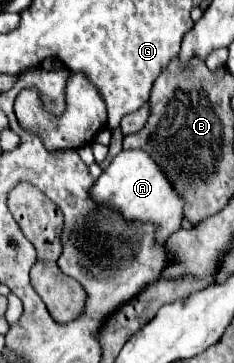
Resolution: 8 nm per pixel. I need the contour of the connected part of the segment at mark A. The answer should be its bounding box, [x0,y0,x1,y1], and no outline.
[88,150,184,244]

